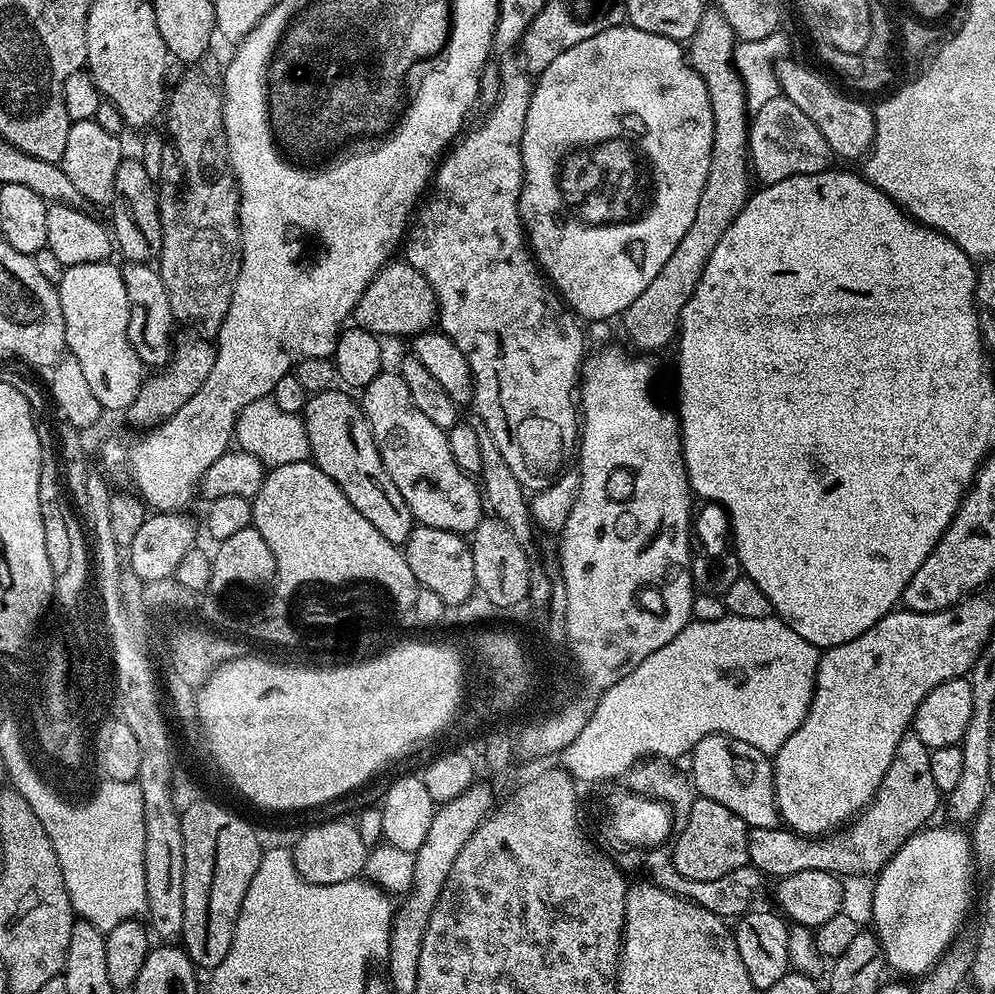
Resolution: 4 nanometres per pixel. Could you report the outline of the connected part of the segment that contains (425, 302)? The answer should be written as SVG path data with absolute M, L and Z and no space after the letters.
M389 262L381 268L380 273L366 286L362 298L356 304L354 313L355 327L375 332L381 338L387 336L405 336L411 338L419 332L427 332L437 323L438 309L434 290L406 262Z

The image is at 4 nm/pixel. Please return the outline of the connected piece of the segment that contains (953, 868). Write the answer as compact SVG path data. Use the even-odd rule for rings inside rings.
M943 823L937 828L925 826L909 836L908 841L893 854L890 862L886 862L874 880L871 927L884 951L885 965L904 976L924 977L944 957L945 952L957 943L959 936L956 935L972 904L972 837L963 827Z

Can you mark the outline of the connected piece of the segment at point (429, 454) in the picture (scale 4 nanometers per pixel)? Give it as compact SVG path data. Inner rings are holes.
M381 370L374 382L362 389L362 407L382 462L390 478L394 478L394 486L398 486L402 498L406 498L406 506L410 506L416 524L461 534L473 533L486 515L479 483L454 462L447 431L434 426L434 422L414 406L399 371L388 371Z

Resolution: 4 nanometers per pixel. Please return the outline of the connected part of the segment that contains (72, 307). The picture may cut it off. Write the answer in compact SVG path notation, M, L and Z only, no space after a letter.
M90 262L67 266L58 285L62 302L62 318L66 322L67 351L78 358L82 378L86 378L91 392L109 413L123 413L134 402L146 379L144 363L130 346L130 298L126 298L126 282L112 262Z

